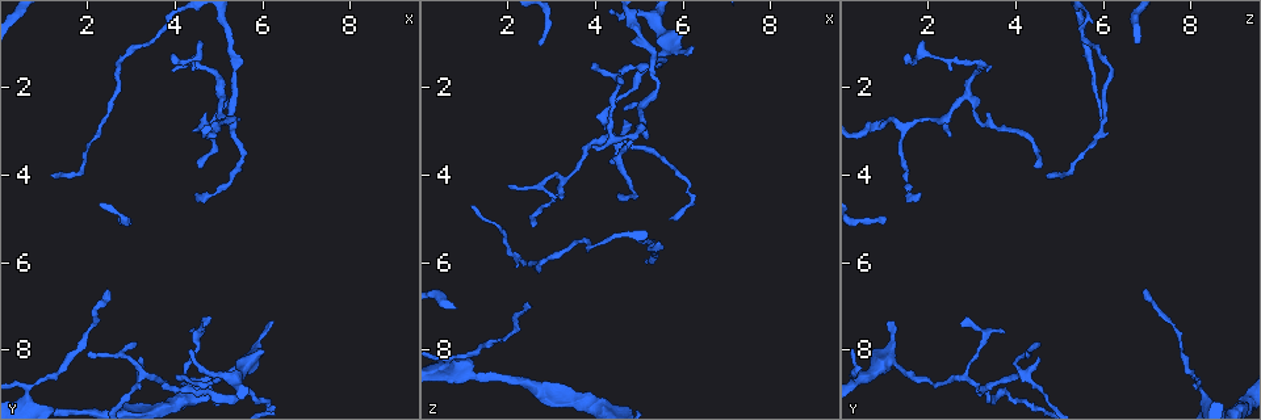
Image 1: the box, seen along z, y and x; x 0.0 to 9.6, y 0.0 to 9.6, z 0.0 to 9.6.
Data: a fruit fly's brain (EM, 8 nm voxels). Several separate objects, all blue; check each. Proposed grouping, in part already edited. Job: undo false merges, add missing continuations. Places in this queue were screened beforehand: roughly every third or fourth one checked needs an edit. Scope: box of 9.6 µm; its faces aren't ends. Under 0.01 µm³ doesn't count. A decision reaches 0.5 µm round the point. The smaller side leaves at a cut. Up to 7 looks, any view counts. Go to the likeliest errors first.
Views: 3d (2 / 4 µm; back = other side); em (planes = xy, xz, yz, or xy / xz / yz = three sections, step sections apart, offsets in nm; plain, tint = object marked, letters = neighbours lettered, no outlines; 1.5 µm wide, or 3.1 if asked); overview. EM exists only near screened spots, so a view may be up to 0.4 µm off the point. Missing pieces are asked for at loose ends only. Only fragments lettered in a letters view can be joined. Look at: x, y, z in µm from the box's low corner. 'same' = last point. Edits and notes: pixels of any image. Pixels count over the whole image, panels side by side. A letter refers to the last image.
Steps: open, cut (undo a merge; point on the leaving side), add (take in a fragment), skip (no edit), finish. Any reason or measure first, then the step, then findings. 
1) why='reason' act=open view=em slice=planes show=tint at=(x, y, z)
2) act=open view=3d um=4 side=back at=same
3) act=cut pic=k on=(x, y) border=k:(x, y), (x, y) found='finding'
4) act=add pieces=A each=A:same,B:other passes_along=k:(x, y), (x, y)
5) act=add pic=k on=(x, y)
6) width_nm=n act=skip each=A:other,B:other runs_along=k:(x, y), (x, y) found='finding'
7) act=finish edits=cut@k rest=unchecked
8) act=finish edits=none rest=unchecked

why='three-way junction' act=open view=3d um=2 at=(5.10, 2.20, 2.90)

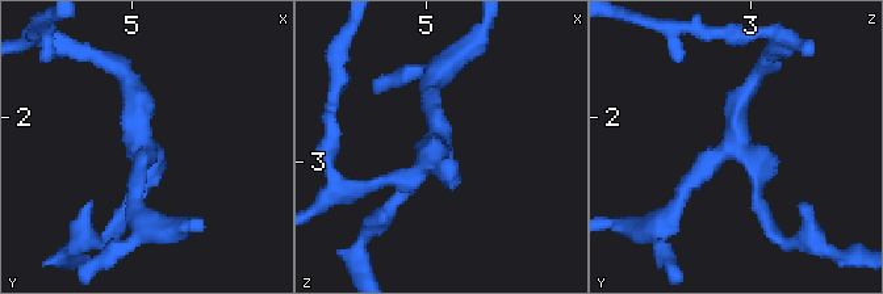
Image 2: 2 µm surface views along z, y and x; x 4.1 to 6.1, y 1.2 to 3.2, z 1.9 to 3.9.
act=open view=em slice=planes show=letters at=(5.04, 2.18, 2.90)

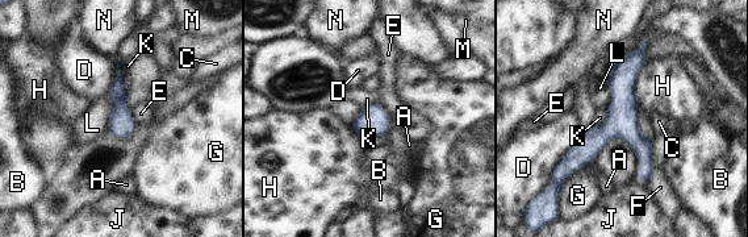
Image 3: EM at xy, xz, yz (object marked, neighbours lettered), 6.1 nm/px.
act=skip each=A:other,B:other,C:other,D:other,E:other,F:other,G:other,H:other,J:other,K:other,L:other,M:other,N:other border=3:(111, 91), (112, 107), (105, 129) found='all the same neuron'

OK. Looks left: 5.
why='four-way junction' act=open view=3d um=4 at=(0.65, 9.15, 8.35)

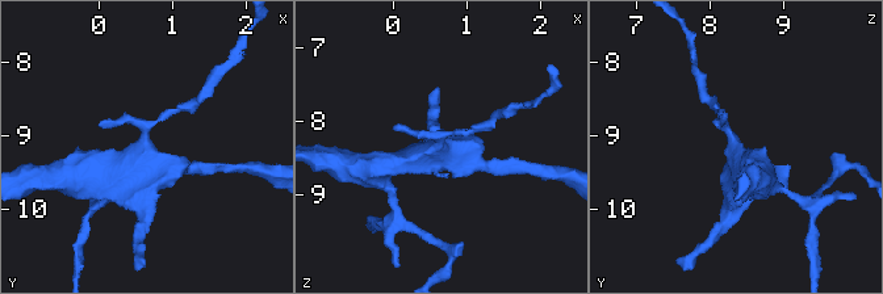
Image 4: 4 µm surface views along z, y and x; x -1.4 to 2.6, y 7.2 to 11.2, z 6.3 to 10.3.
act=open view=em slice=planes show=letters at=(0.65, 9.15, 8.30)

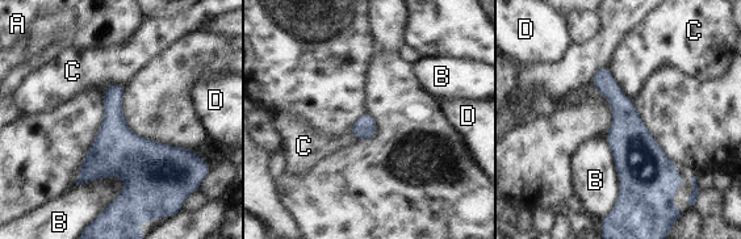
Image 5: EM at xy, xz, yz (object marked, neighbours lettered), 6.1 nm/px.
arms=4 act=skip each=A:other,B:other,C:other,D:other found='continuous, no second neuron'

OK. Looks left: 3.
why='an open end' act=open view=3d um=2 at=(2.50, 6.60, 6.95)

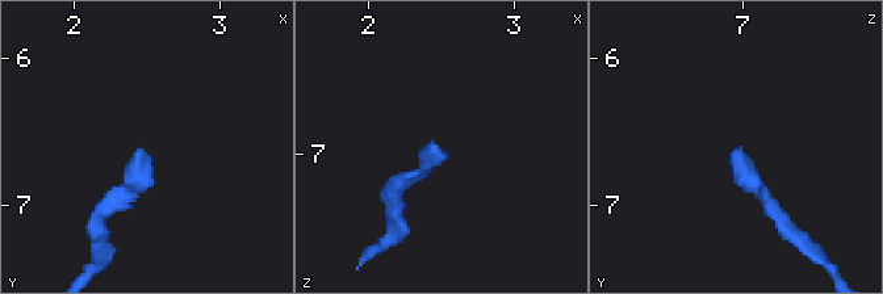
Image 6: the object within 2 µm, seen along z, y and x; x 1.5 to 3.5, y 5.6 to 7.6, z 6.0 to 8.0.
why='now the EM' act=open view=em slice=planes show=letters at=(2.46, 6.60, 7.00)

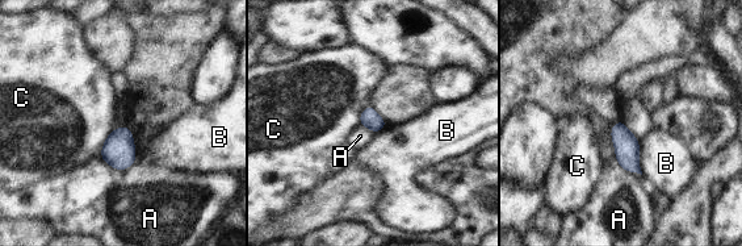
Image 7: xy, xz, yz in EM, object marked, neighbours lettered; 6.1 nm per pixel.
act=skip each=A:other,B:other,C:other border=7:(100, 158), (118, 170), (135, 162) found='no lettered fragment goes on from it'

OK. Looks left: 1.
act=finish edits=none rest=unchecked

